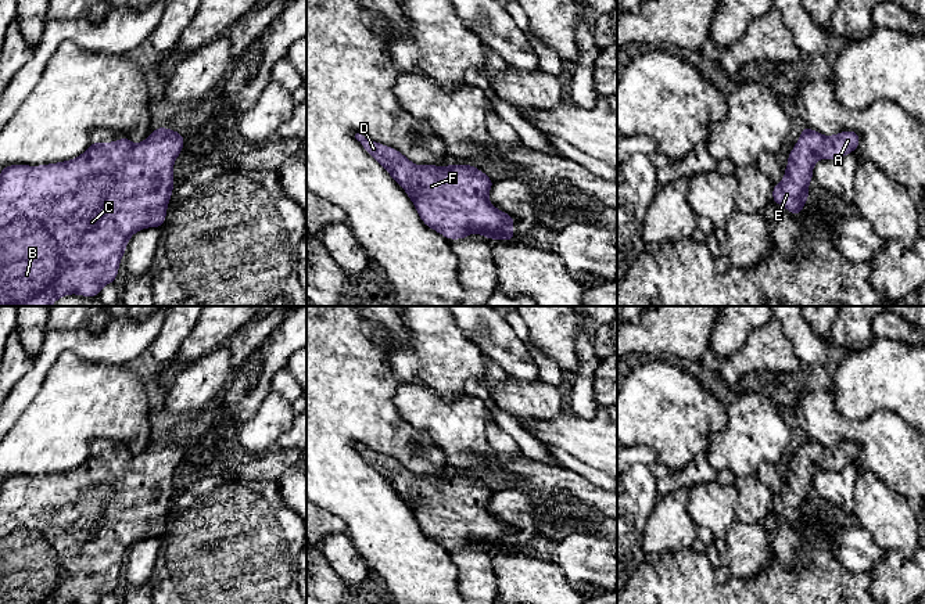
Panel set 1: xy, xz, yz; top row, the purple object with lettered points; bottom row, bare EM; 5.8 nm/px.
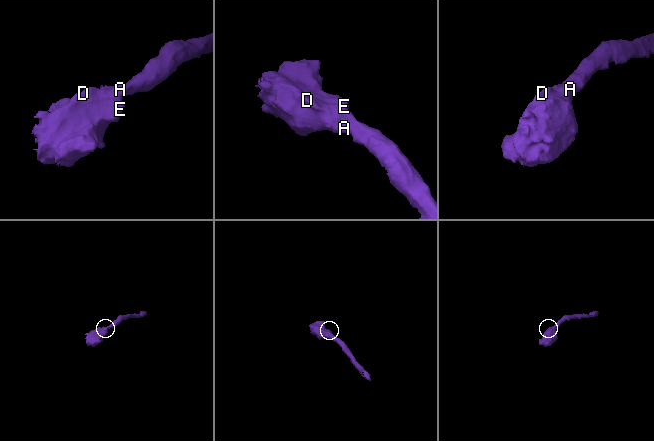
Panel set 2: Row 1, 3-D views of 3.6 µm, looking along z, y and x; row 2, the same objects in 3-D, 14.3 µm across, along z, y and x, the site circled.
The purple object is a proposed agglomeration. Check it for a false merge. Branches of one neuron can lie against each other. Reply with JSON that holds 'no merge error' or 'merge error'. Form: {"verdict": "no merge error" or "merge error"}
{"verdict": "no merge error"}

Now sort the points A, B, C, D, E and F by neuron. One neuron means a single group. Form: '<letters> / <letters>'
A B C D E F

